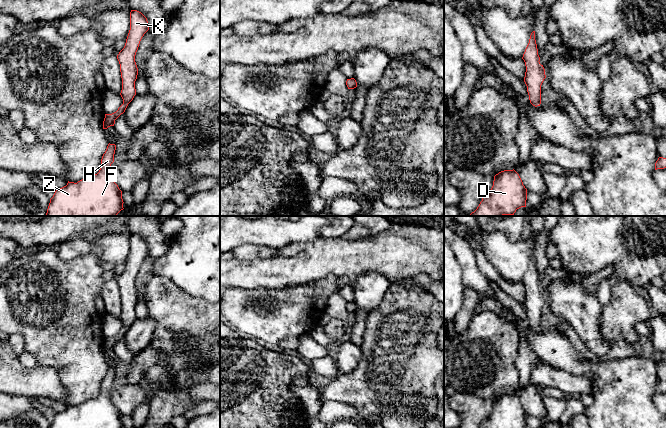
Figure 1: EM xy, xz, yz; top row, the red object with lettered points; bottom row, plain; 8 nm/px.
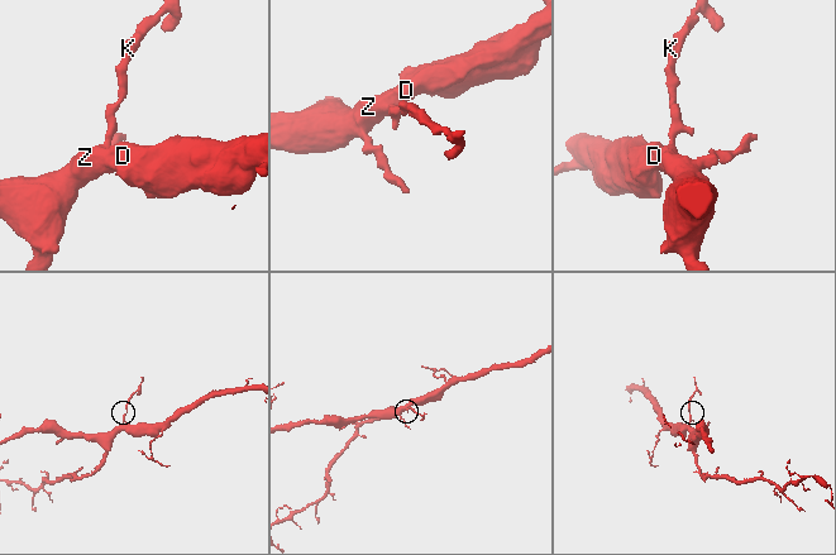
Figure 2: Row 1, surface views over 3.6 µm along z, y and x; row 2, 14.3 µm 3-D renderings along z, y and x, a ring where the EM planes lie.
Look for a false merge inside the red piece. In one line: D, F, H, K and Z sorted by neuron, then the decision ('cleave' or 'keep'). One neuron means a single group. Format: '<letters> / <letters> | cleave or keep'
D F H Z / K | cleave

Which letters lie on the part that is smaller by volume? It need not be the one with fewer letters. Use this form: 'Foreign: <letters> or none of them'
Foreign: K

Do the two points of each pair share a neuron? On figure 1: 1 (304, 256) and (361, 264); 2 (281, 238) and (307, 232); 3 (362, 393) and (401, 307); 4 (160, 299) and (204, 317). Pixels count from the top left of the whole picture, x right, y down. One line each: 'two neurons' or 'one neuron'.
1: one neuron
2: one neuron
3: one neuron
4: one neuron

